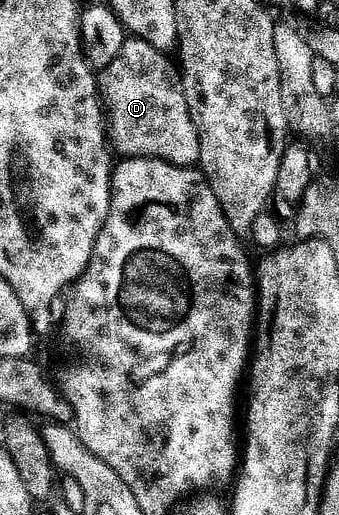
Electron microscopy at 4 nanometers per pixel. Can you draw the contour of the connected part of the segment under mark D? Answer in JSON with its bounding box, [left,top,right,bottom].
[104,40,200,168]

